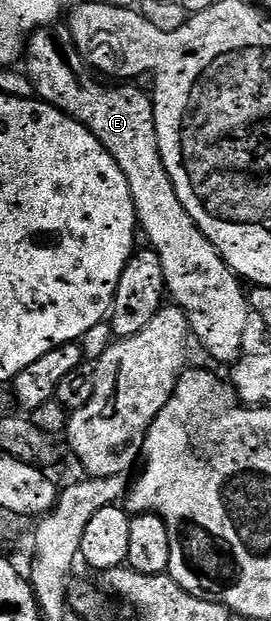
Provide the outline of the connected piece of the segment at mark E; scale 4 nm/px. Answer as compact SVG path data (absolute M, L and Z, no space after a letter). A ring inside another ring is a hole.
M42 28L29 35L24 62L24 69L33 81L34 95L88 128L119 164L119 172L123 172L127 188L131 188L140 233L149 237L148 245L159 256L168 297L189 318L192 337L201 341L202 348L215 361L237 362L243 353L241 345L245 342L249 318L251 322L249 299L246 291L241 291L237 275L221 259L195 220L191 220L175 192L175 184L159 152L152 97L146 91L144 94L137 84L104 86L96 82L69 34L60 34L57 28Z

